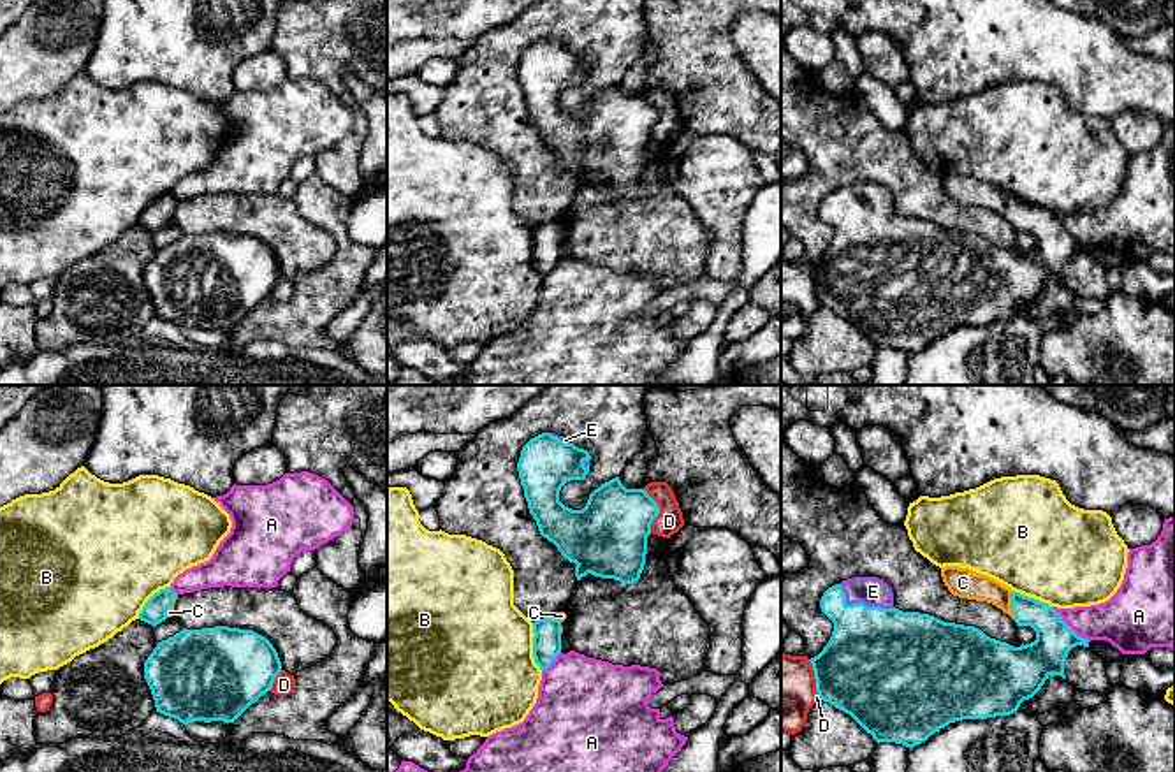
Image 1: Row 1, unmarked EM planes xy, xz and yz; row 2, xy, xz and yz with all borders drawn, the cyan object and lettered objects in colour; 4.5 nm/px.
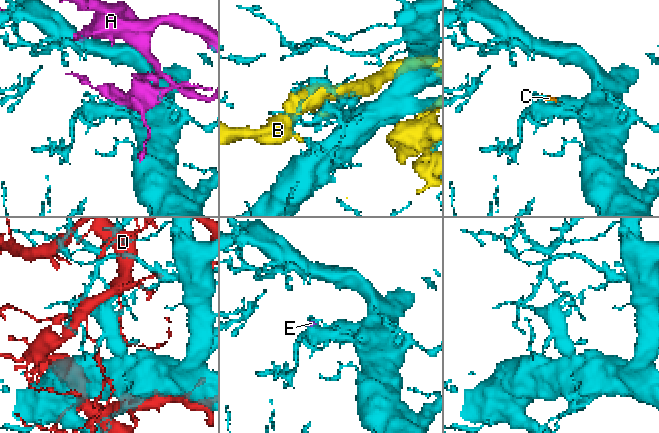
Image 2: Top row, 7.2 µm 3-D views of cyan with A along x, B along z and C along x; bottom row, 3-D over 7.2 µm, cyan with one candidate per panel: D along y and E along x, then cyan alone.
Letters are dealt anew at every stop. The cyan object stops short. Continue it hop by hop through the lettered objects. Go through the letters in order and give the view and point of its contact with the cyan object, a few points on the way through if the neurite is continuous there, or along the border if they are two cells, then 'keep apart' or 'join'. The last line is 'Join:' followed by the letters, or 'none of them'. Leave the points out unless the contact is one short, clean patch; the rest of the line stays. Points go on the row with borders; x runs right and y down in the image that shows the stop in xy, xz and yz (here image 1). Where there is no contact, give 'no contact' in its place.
A: meets cyan in yz at (1068, 626); keep apart
B: meets cyan in xz at (533, 648); keep apart
C: meets cyan in yz at (1012, 605); runs through yz (1054, 639), (1026, 611), (1012, 605), (989, 589), (963, 582); join
D: meets cyan in xz at (658, 510); keep apart
E: meets cyan in yz at (861, 602); join
Join: C, E

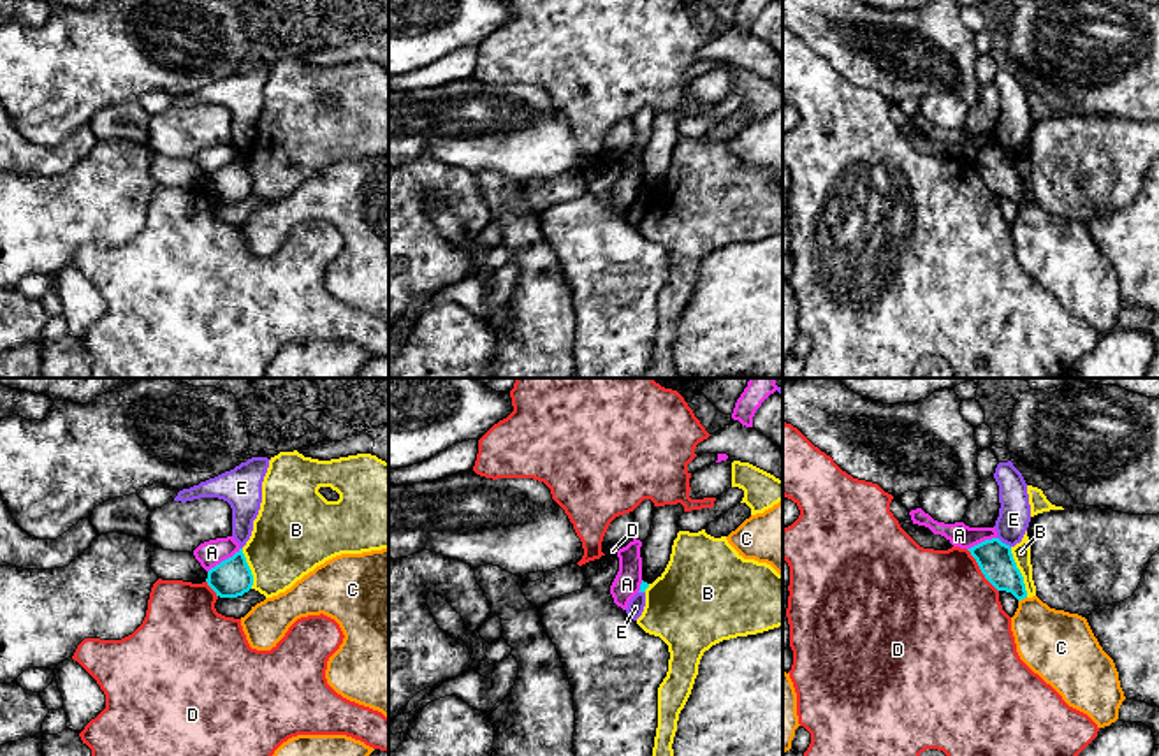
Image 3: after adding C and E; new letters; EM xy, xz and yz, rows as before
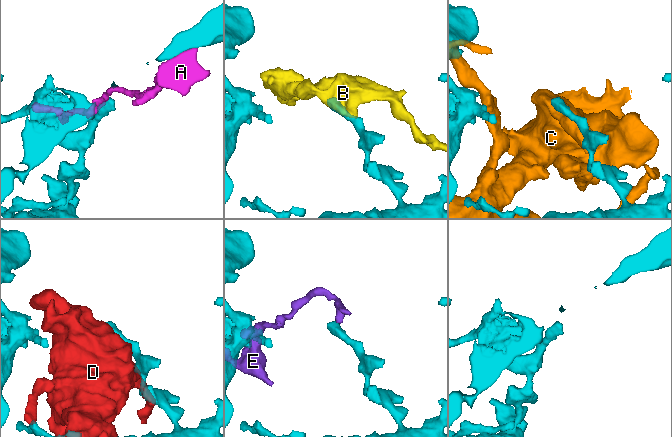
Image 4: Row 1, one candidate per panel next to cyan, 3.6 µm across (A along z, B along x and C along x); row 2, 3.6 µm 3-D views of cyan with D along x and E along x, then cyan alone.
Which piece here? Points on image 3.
A: meets cyan in xy at (225, 559); keep apart
B: meets cyan in yz at (1019, 572); keep apart
C: meets cyan in yz at (1022, 598); keep apart
D: meets cyan in yz at (980, 568); keep apart
E: meets cyan in yz at (1005, 544); border along yz (998, 537), (1010, 547); keep apart
Join: none of them

